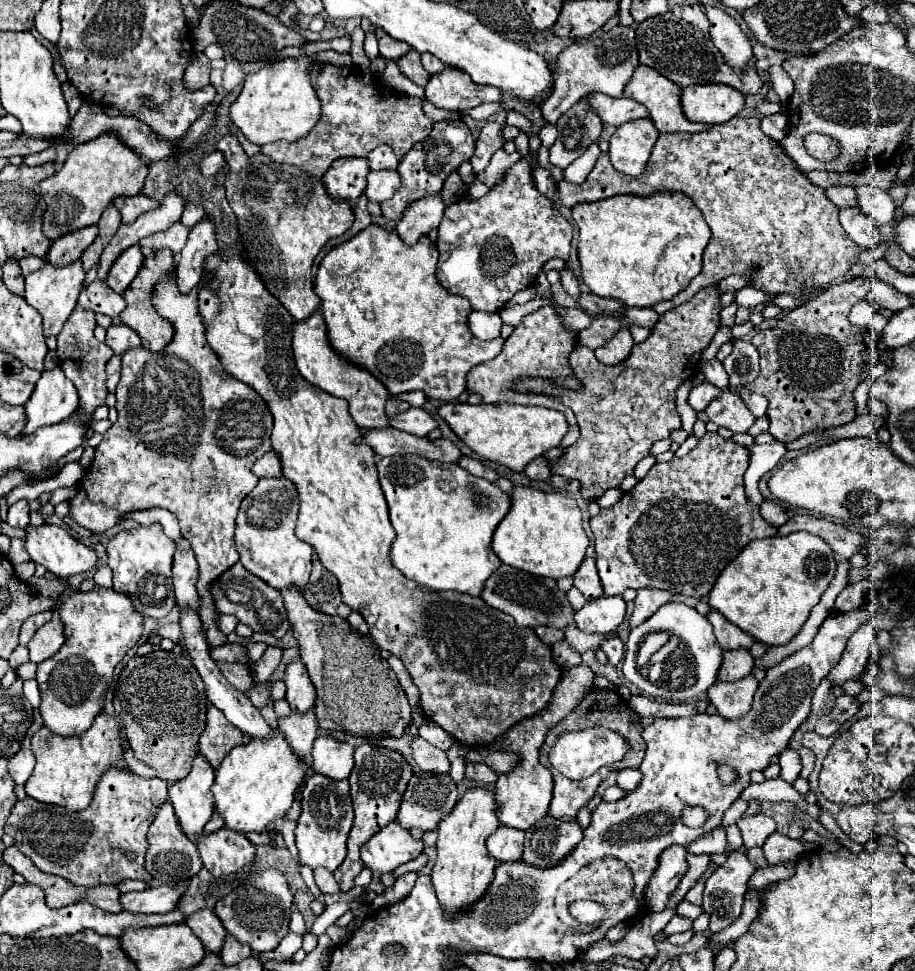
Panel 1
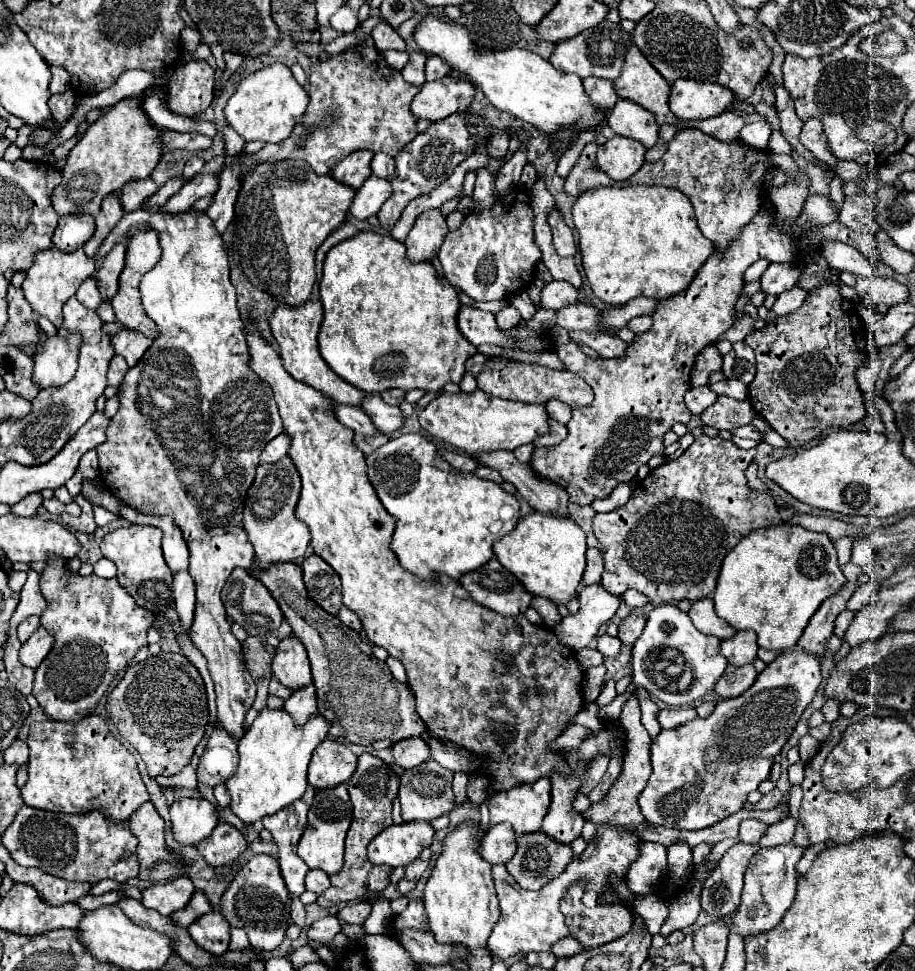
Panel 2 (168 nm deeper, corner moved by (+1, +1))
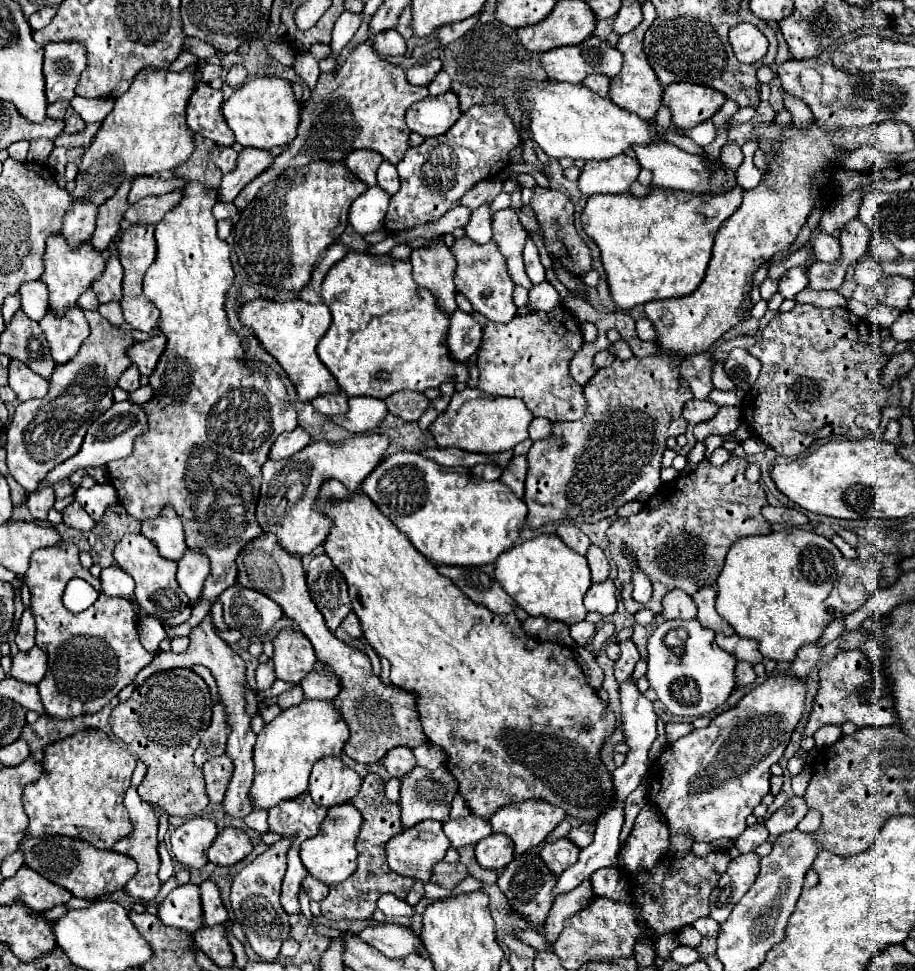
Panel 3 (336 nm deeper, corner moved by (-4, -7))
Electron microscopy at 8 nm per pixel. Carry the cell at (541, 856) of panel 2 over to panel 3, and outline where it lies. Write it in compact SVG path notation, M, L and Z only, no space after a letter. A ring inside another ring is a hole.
M520 855L516 857L498 877L496 885L500 887L500 891L508 897L510 907L520 913L522 917L526 917L528 921L532 921L536 927L540 927L540 923L544 923L550 907L552 907L552 885L556 883L556 877L552 877L552 873L548 871L548 867L544 865L544 861L540 861L538 855Z

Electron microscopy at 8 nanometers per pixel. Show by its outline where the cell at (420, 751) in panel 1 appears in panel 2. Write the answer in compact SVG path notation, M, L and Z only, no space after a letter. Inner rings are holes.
M413 737L413 739L397 741L397 745L393 745L393 755L401 767L411 769L411 767L421 765L423 761L429 761L431 749L421 737Z

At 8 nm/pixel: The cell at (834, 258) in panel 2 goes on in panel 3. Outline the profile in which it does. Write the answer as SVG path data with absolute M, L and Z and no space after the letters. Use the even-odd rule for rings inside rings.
M820 225L810 233L808 243L814 249L814 255L818 257L818 261L834 261L840 257L840 245L838 239L832 237L830 233L826 233Z

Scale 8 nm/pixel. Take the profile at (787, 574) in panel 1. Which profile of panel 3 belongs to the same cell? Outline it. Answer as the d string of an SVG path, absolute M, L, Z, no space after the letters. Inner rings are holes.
M792 527L732 545L718 581L716 609L740 637L756 639L764 657L794 661L800 647L814 643L832 619L858 611L882 583L884 575L874 563L846 559L830 539Z

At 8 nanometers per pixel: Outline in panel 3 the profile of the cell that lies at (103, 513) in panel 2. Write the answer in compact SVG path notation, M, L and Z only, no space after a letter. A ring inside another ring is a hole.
M111 483L106 485L94 485L90 489L80 487L76 493L76 499L80 505L84 505L84 509L88 509L88 513L100 521L100 515L104 515L106 507L113 505L119 501L116 489Z

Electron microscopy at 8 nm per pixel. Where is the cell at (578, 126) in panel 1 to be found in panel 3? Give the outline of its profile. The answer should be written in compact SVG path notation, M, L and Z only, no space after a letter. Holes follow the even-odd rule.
M588 75L582 85L586 85L590 91L598 91L600 97L608 95L608 85L610 85L610 77L604 75Z

